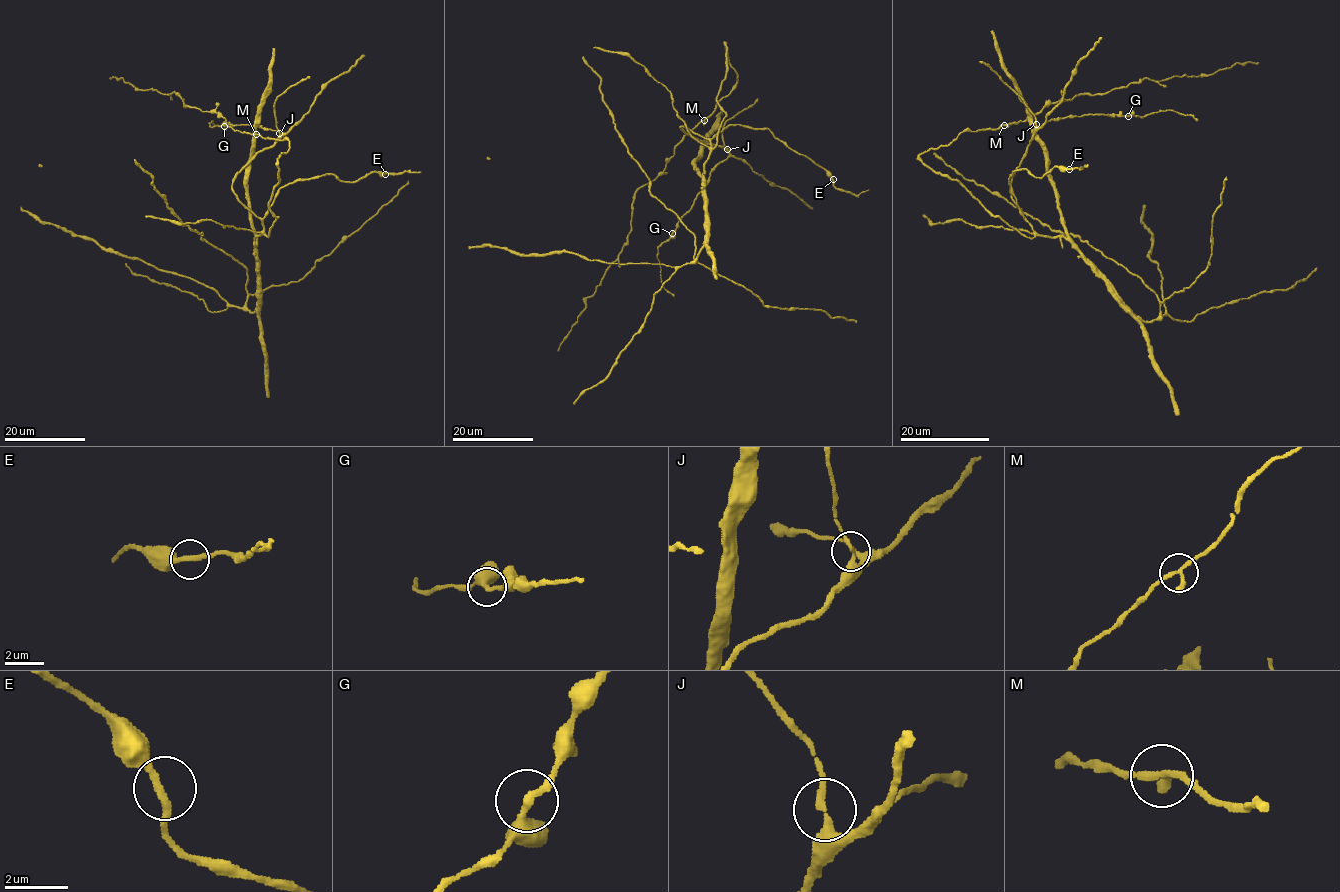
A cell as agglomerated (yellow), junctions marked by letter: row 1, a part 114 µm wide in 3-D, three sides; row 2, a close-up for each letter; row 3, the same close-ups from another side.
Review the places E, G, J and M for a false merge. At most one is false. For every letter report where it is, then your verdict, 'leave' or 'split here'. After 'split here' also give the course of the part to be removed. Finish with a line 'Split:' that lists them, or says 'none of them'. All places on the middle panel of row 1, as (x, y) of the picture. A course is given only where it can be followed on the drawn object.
E: at (833, 179); leave
G: at (672, 233); leave
J: at (727, 149); leave
M: at (704, 120); leave
Split: none of them

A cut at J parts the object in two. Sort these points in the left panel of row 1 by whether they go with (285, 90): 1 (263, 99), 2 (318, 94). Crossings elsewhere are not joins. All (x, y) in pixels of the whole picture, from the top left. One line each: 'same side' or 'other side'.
1: other side
2: other side

